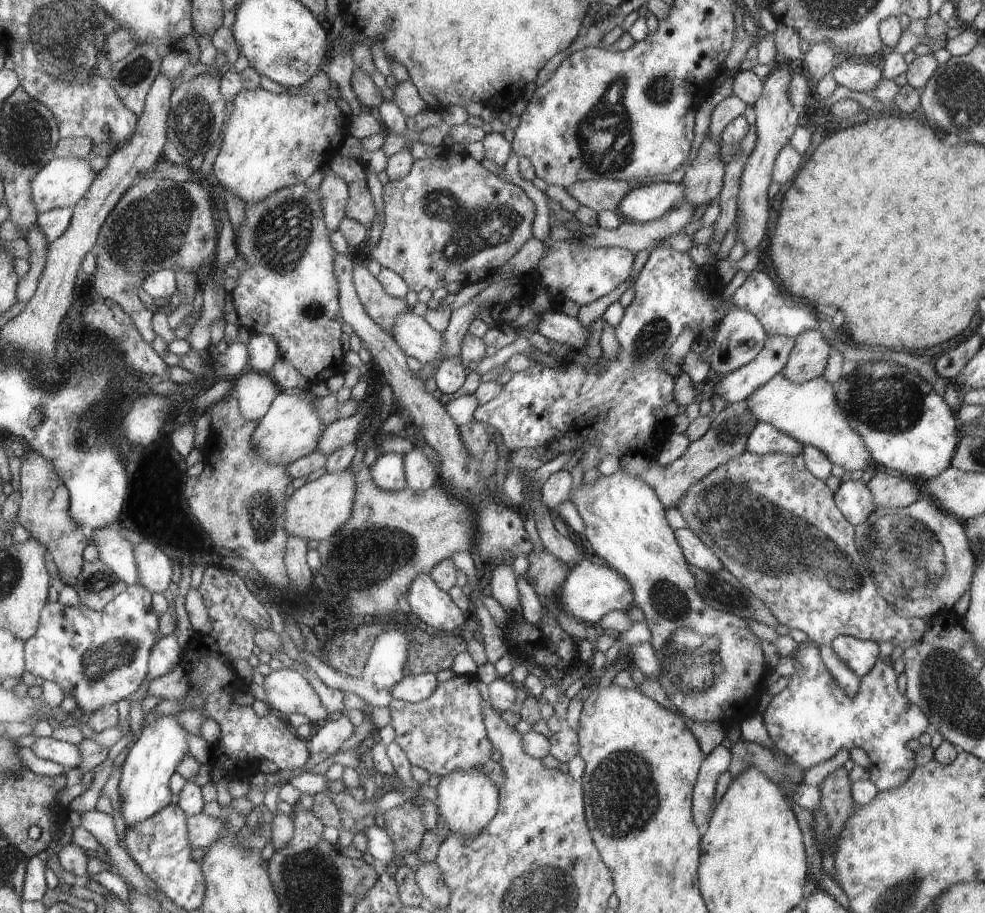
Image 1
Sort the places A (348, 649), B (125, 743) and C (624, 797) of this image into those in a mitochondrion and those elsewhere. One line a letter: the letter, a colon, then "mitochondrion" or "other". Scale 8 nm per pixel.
A: mitochondrion
B: other
C: mitochondrion

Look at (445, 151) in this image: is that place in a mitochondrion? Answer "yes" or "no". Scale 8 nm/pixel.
no

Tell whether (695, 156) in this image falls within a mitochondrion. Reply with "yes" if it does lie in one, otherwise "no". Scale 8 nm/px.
no

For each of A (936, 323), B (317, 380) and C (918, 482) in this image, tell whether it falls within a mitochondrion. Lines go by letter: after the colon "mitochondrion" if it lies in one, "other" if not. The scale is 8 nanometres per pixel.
A: other
B: other
C: other

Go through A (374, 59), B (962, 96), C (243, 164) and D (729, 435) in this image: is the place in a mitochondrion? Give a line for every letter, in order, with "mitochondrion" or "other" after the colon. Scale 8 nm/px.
A: other
B: mitochondrion
C: other
D: mitochondrion

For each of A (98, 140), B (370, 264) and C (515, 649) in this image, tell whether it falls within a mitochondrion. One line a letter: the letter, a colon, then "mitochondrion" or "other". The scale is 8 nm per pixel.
A: other
B: other
C: other

